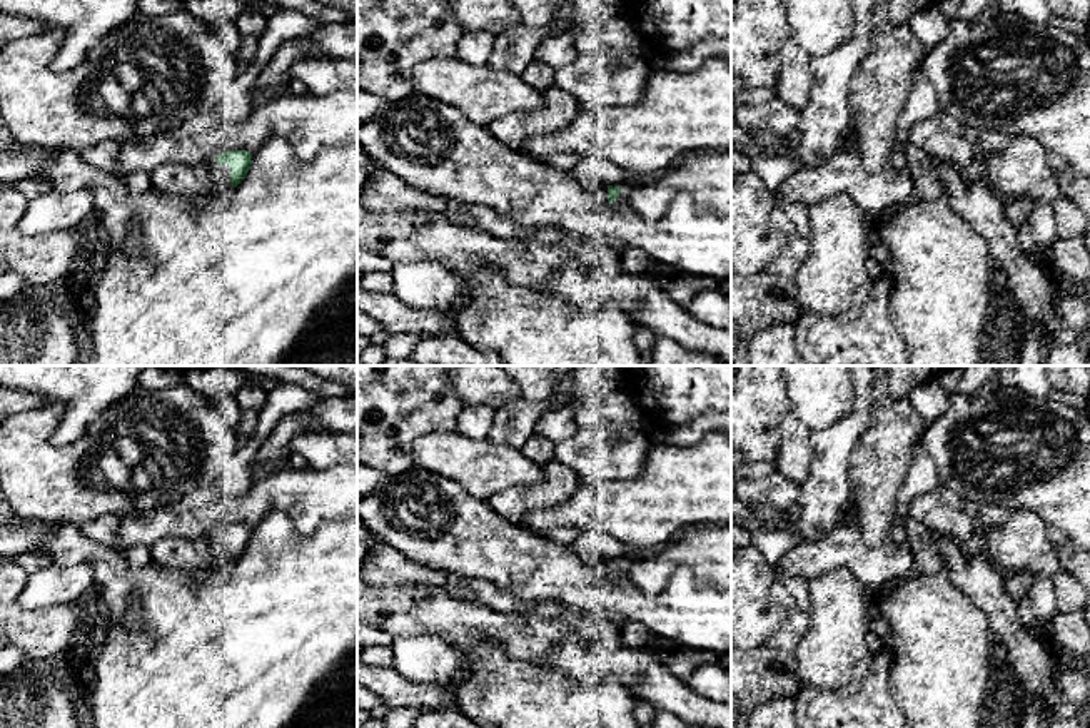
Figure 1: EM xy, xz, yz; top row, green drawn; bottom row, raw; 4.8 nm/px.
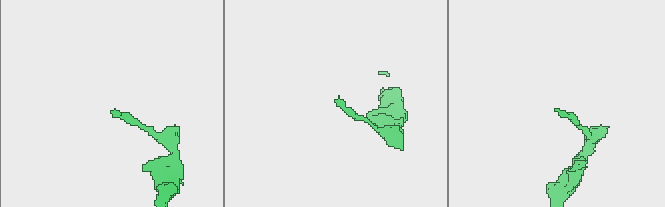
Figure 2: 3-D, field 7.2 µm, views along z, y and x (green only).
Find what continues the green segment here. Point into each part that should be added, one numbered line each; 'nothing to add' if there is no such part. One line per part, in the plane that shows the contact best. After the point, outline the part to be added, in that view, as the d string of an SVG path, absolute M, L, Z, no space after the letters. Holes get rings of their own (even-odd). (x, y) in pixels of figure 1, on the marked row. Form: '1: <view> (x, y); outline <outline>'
1: xy (221, 179); outline M217 160L209 162L209 175L212 179L214 194L229 194L234 187L230 184L229 164L219 164Z

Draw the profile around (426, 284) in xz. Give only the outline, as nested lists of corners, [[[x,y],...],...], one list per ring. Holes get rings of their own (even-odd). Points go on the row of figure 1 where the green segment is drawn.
[[[441,260],[394,262],[394,294],[417,309],[446,311],[457,302],[459,276]]]

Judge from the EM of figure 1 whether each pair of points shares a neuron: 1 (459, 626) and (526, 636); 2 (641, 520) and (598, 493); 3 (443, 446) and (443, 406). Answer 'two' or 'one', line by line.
1: one
2: one
3: two

